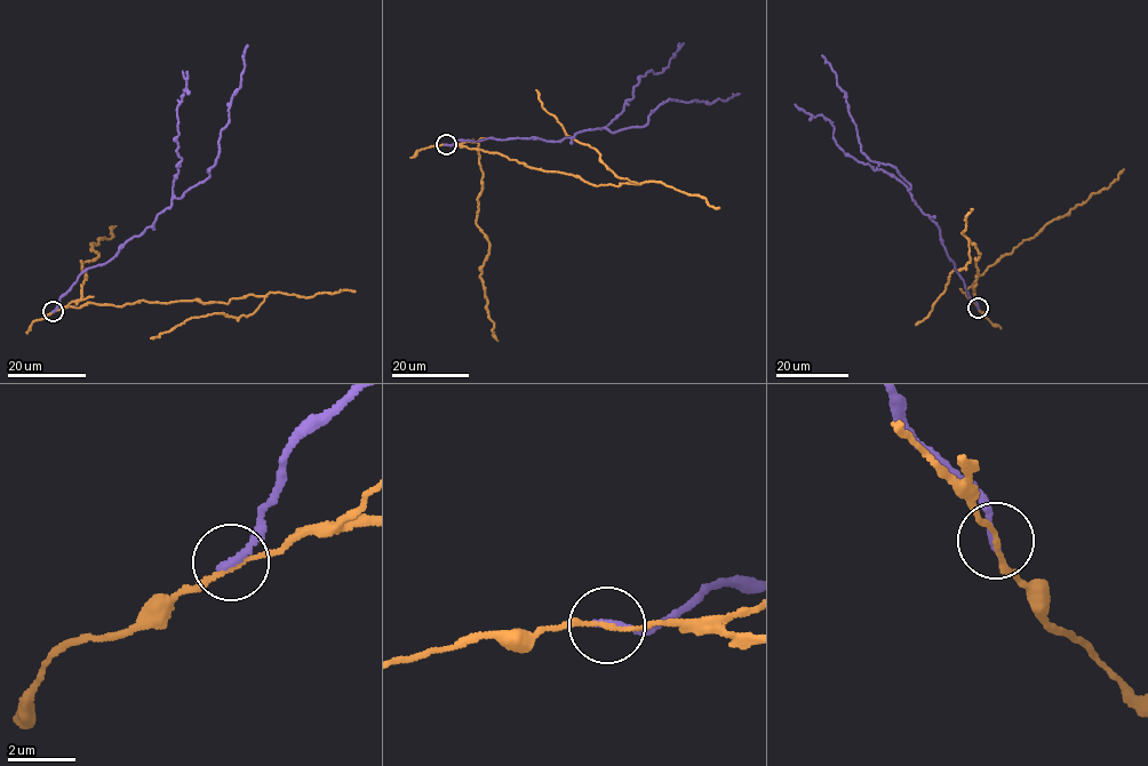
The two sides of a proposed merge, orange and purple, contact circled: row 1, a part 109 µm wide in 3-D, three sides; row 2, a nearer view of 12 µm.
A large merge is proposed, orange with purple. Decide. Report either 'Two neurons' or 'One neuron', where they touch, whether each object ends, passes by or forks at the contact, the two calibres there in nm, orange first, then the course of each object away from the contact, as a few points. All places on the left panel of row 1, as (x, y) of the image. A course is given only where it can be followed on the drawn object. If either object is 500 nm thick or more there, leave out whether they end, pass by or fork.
Two neurons. Place: (53, 311). At the ring orange passes by. At the ring purple ends. Thickness 130 nm (orange) against 220 nm. Course of orange: (53, 311), (90, 302), (228, 303), (247, 295), (264, 297), (250, 314), (192, 317), (150, 338). Course of purple: (53, 311), (81, 273), (111, 260), (152, 226), (173, 198), (207, 178), (247, 45)

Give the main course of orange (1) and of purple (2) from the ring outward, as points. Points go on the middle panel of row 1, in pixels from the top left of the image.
1: (446, 145), (502, 153), (597, 185), (638, 184), (620, 177), (595, 149), (565, 133), (535, 89)
2: (446, 145), (488, 137), (559, 141), (603, 128), (613, 133), (644, 126), (669, 98), (710, 103), (739, 94)

